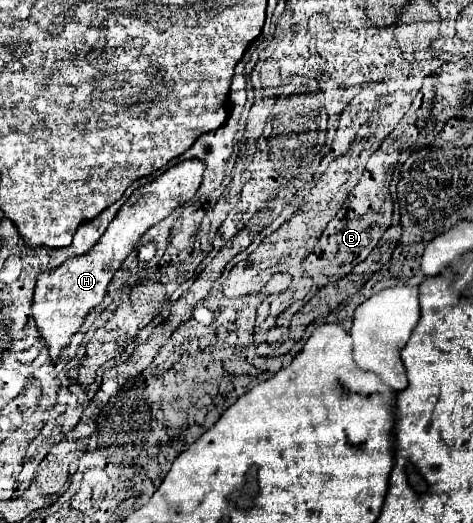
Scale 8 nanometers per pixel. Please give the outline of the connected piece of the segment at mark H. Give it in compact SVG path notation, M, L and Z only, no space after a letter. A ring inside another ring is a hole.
M187 159L165 173L149 181L147 185L139 187L119 209L95 249L83 257L71 257L61 267L41 273L35 285L35 299L33 299L33 319L37 323L39 335L43 337L45 345L49 347L51 363L57 363L61 351L71 343L71 337L79 331L85 317L103 303L107 293L107 285L113 279L115 271L121 267L125 257L135 249L141 235L171 215L179 205L187 203L195 197L201 181L203 181L205 163L199 159Z

